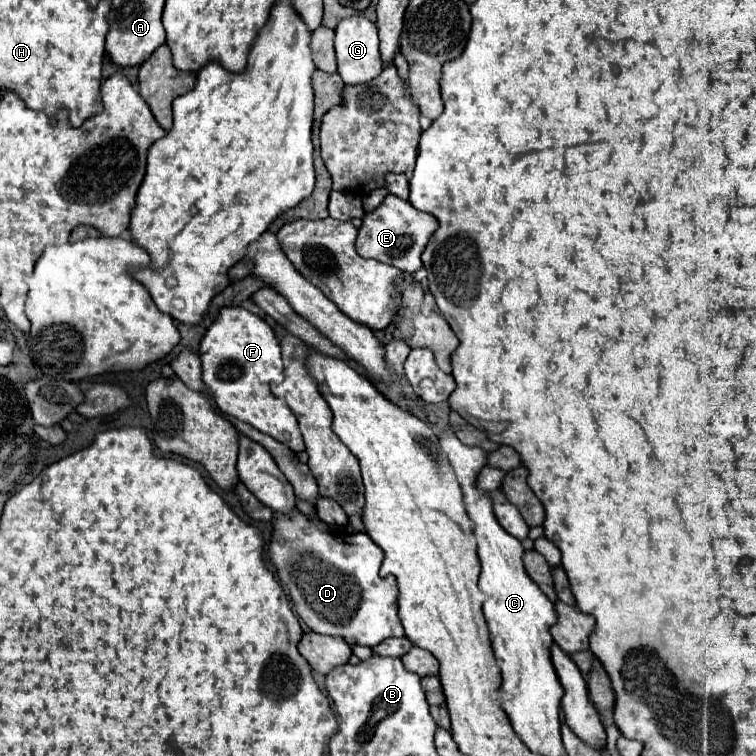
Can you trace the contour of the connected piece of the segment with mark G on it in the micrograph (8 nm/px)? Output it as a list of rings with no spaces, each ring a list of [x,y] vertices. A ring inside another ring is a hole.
[[[355,15],[349,19],[343,19],[335,29],[335,53],[337,53],[337,65],[339,75],[345,85],[357,85],[375,79],[383,71],[383,63],[379,57],[379,39],[377,39],[377,27],[363,15]]]

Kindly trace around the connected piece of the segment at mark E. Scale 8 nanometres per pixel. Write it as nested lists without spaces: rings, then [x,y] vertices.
[[[387,195],[383,203],[363,217],[363,225],[357,235],[357,251],[363,257],[379,259],[381,263],[389,263],[401,271],[415,273],[421,269],[421,253],[427,245],[427,239],[435,233],[437,219],[427,215],[425,211],[415,209],[407,200],[402,200],[396,195]]]

